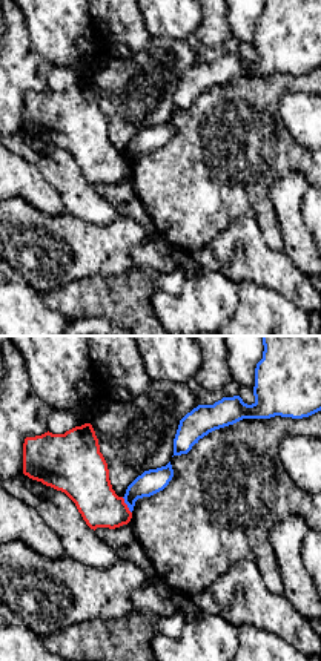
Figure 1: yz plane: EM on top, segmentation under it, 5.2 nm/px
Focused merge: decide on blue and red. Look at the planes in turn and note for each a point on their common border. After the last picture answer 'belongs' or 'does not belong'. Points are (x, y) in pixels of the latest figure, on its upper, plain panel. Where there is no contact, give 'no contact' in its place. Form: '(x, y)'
(126, 160)

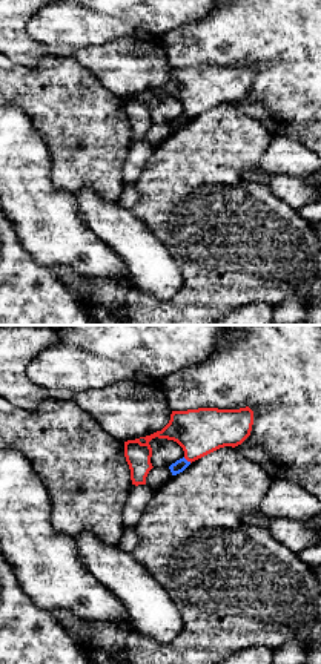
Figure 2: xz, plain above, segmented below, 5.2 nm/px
(186, 117)

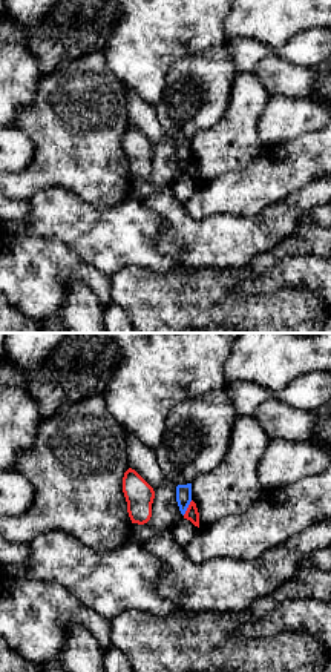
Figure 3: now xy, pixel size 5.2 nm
(187, 163)

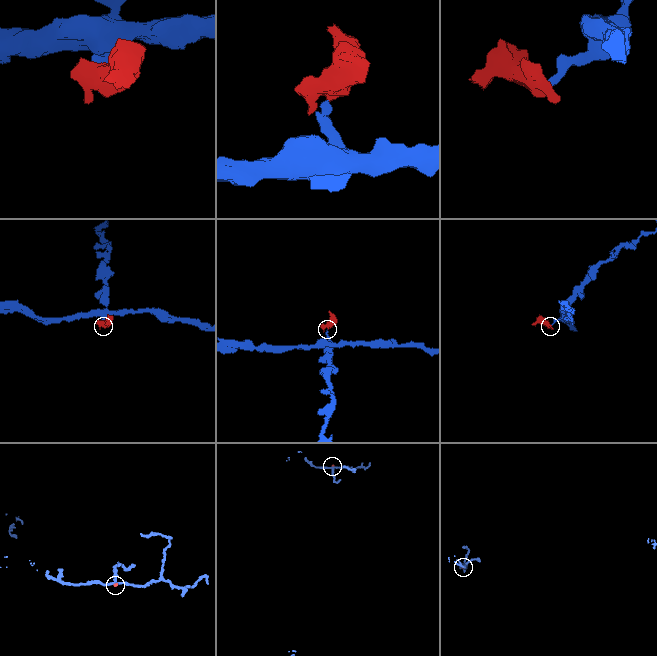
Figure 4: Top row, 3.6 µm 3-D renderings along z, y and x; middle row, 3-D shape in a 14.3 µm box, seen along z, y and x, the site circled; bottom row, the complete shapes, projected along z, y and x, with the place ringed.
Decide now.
does not belong

